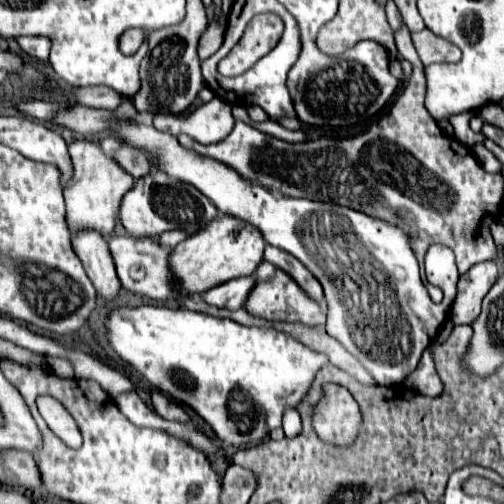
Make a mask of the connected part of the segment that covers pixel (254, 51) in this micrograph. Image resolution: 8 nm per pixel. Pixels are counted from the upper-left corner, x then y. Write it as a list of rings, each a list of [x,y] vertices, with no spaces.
[[[245,32],[241,42],[219,62],[223,76],[239,76],[249,70],[261,56],[265,56],[281,38],[281,32]]]

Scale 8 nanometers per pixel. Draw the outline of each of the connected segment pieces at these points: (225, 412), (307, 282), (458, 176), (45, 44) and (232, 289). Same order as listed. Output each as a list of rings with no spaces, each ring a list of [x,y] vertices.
[[[123,306],[113,308],[105,318],[105,332],[111,348],[121,360],[133,366],[153,388],[173,398],[177,404],[193,408],[217,434],[223,444],[245,448],[261,442],[269,430],[281,426],[285,406],[297,406],[307,394],[315,372],[327,362],[323,354],[307,350],[295,338],[287,338],[271,328],[241,326],[233,320],[219,320],[203,312],[169,308],[169,306]]]
[[[267,246],[265,260],[287,272],[313,300],[323,302],[323,288],[319,286],[319,280],[297,258],[283,250],[275,250],[273,246]]]
[[[403,24],[395,32],[395,44],[401,54],[401,58],[409,60],[413,64],[413,74],[409,78],[407,88],[403,94],[395,100],[391,110],[375,122],[367,132],[361,136],[355,136],[351,140],[333,140],[333,138],[319,138],[309,142],[283,142],[279,138],[261,134],[257,138],[257,128],[235,120],[235,126],[227,138],[215,144],[199,144],[187,134],[179,134],[177,140],[183,148],[193,148],[201,156],[209,156],[213,160],[219,160],[233,170],[237,170],[245,180],[259,182],[265,188],[277,190],[283,196],[289,198],[307,198],[307,200],[319,200],[319,202],[331,202],[339,206],[351,206],[355,210],[363,210],[375,218],[383,218],[395,226],[403,226],[403,230],[409,232],[413,250],[417,254],[419,264],[423,264],[425,252],[431,244],[443,244],[449,246],[457,256],[457,268],[459,274],[465,274],[473,264],[491,260],[495,256],[495,242],[489,234],[489,224],[495,220],[499,212],[499,204],[503,202],[503,178],[499,174],[489,174],[481,168],[481,164],[471,156],[469,148],[455,138],[449,138],[431,118],[423,104],[425,96],[425,78],[423,78],[423,64],[413,48],[411,32]]]
[[[19,36],[17,44],[21,46],[23,52],[27,52],[29,56],[37,58],[37,60],[49,60],[49,50],[51,50],[51,42],[49,38],[39,38],[39,36]]]
[[[255,276],[247,278],[233,278],[229,282],[223,282],[207,292],[203,292],[203,300],[207,304],[219,306],[219,308],[229,308],[229,310],[239,310],[243,308],[247,296],[251,294],[255,286]]]

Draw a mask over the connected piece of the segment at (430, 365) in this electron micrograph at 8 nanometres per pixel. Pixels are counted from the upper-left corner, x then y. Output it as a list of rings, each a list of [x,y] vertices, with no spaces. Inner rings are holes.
[[[431,348],[423,352],[419,366],[415,368],[415,372],[409,374],[409,378],[405,380],[405,386],[417,390],[423,396],[439,396],[443,392],[443,382],[435,370]]]

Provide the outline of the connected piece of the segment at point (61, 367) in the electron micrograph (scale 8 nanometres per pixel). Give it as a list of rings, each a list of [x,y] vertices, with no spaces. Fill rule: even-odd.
[[[49,358],[47,360],[49,368],[53,370],[55,376],[63,376],[63,378],[71,378],[73,376],[73,368],[67,360],[61,360],[61,358]]]

